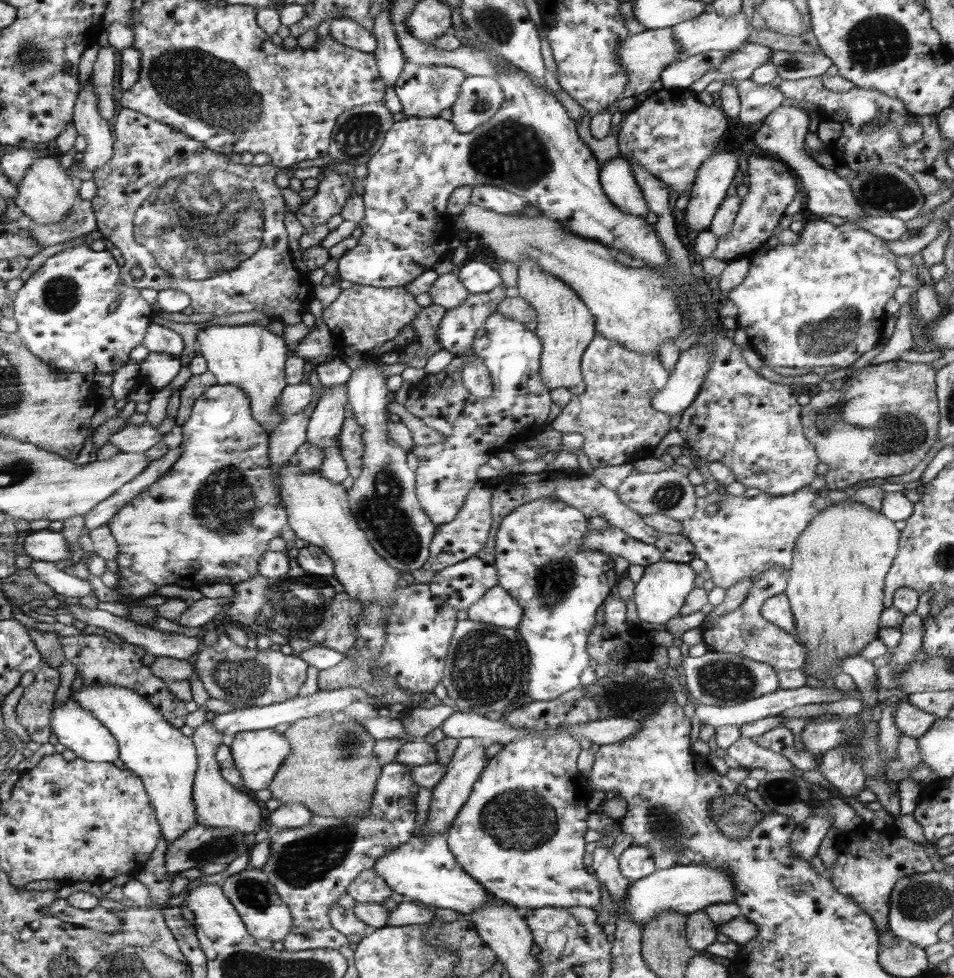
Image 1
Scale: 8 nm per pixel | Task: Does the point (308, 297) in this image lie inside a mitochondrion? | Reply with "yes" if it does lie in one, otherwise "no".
no

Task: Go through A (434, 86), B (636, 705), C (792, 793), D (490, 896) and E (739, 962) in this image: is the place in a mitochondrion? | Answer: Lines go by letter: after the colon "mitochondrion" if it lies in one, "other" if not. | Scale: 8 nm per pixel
A: mitochondrion
B: other
C: mitochondrion
D: other
E: other

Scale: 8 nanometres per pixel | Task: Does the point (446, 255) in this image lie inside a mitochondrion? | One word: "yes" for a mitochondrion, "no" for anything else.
no

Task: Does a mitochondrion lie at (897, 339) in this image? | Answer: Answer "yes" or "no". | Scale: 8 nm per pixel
no

